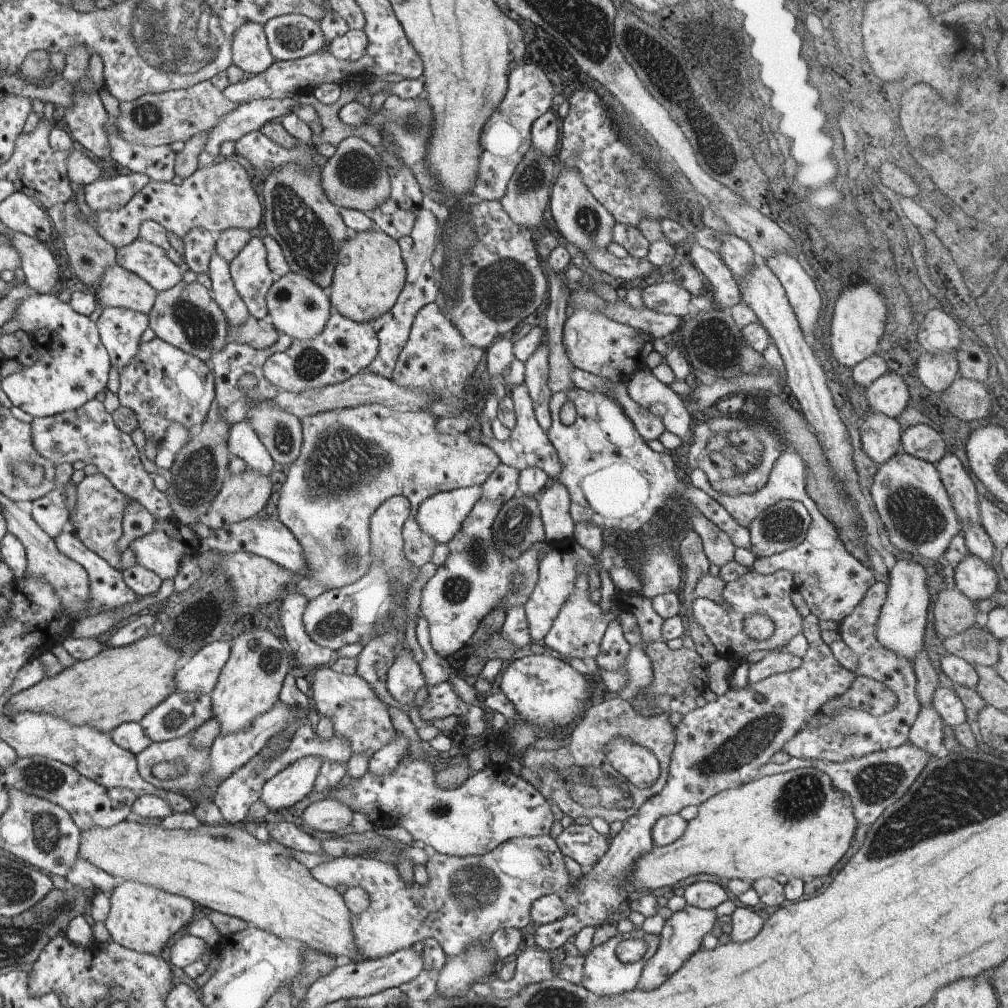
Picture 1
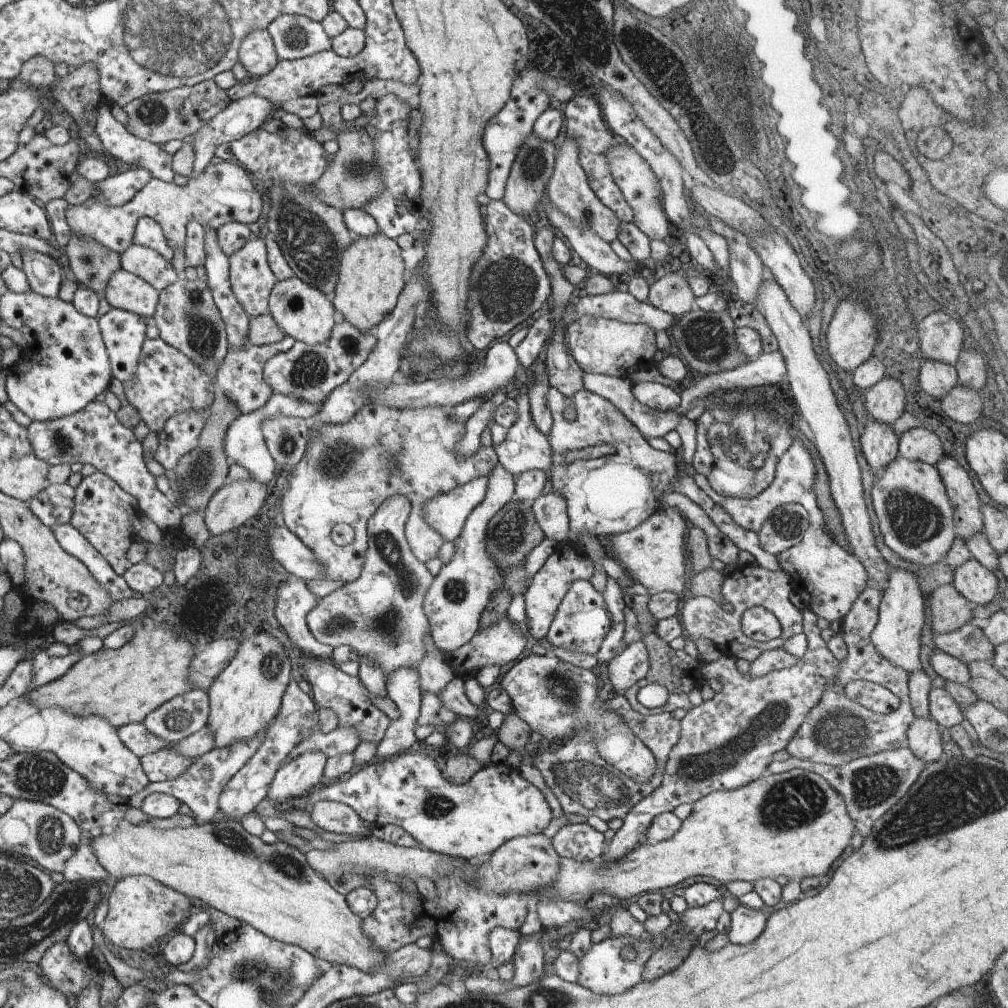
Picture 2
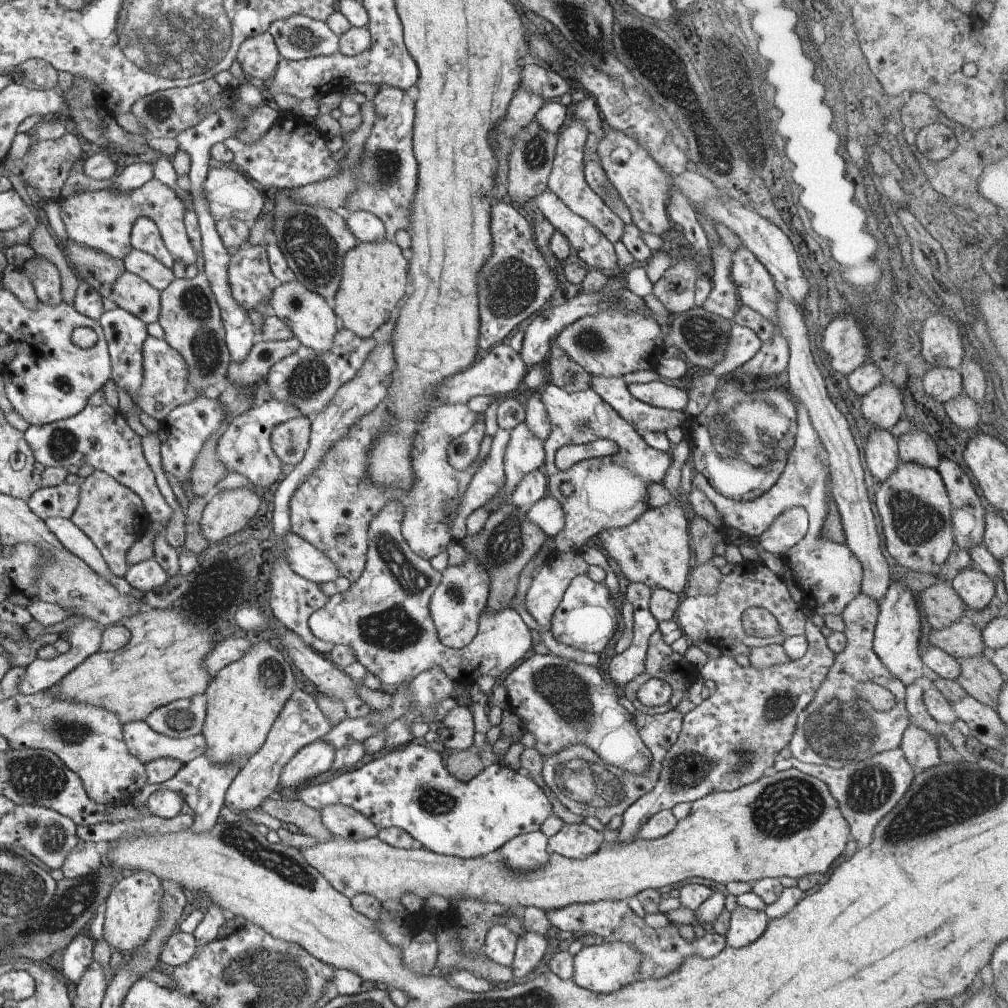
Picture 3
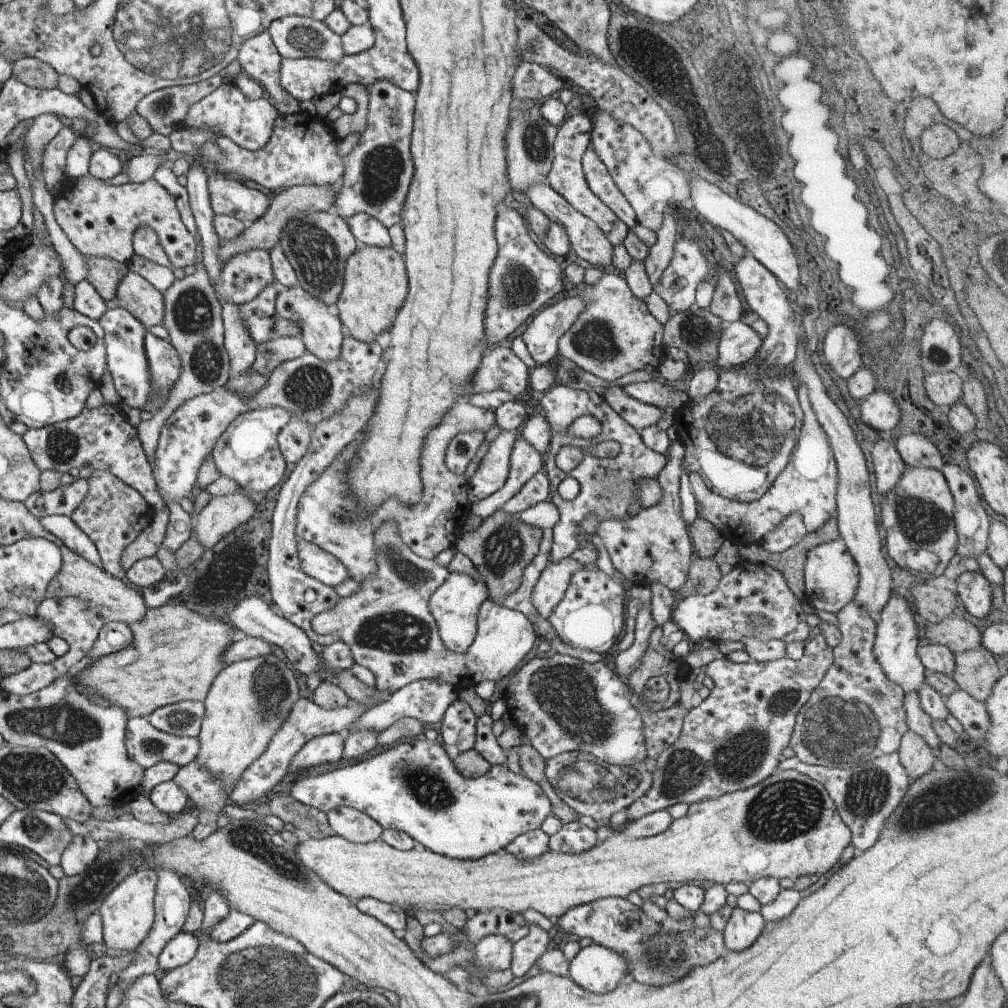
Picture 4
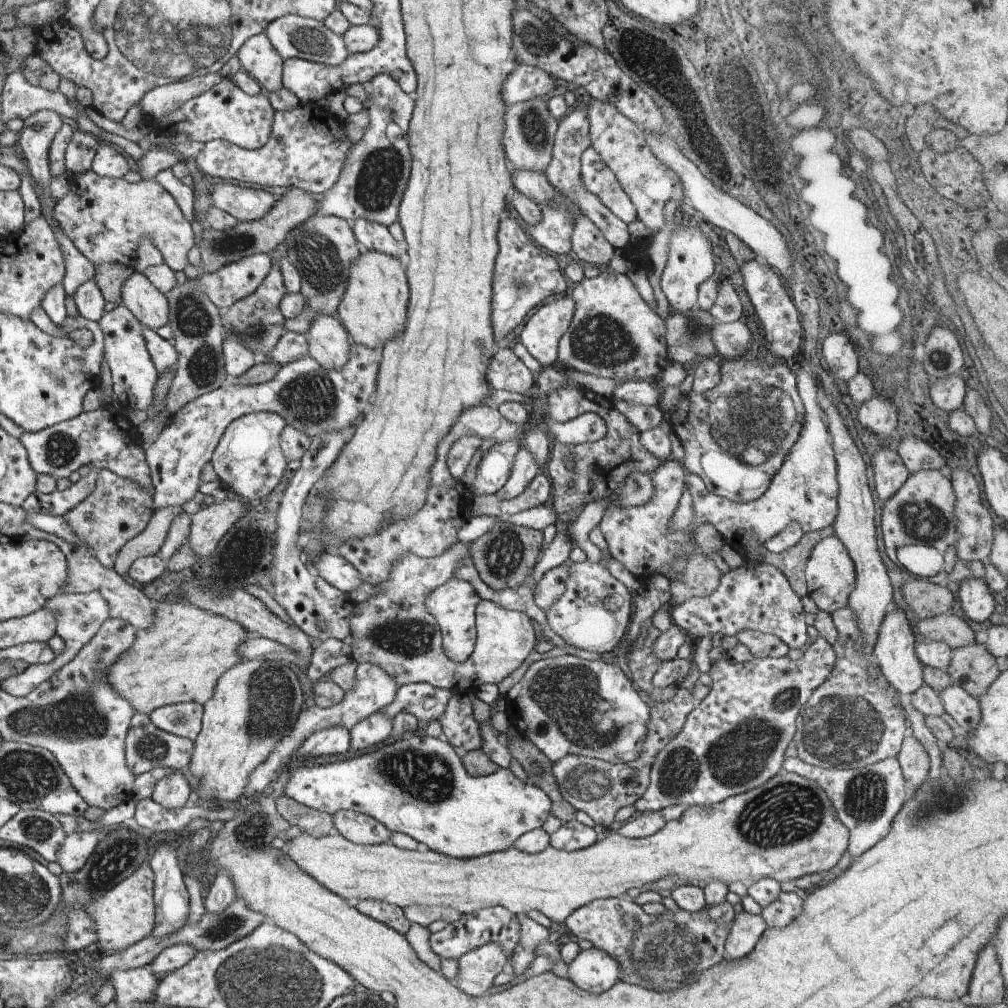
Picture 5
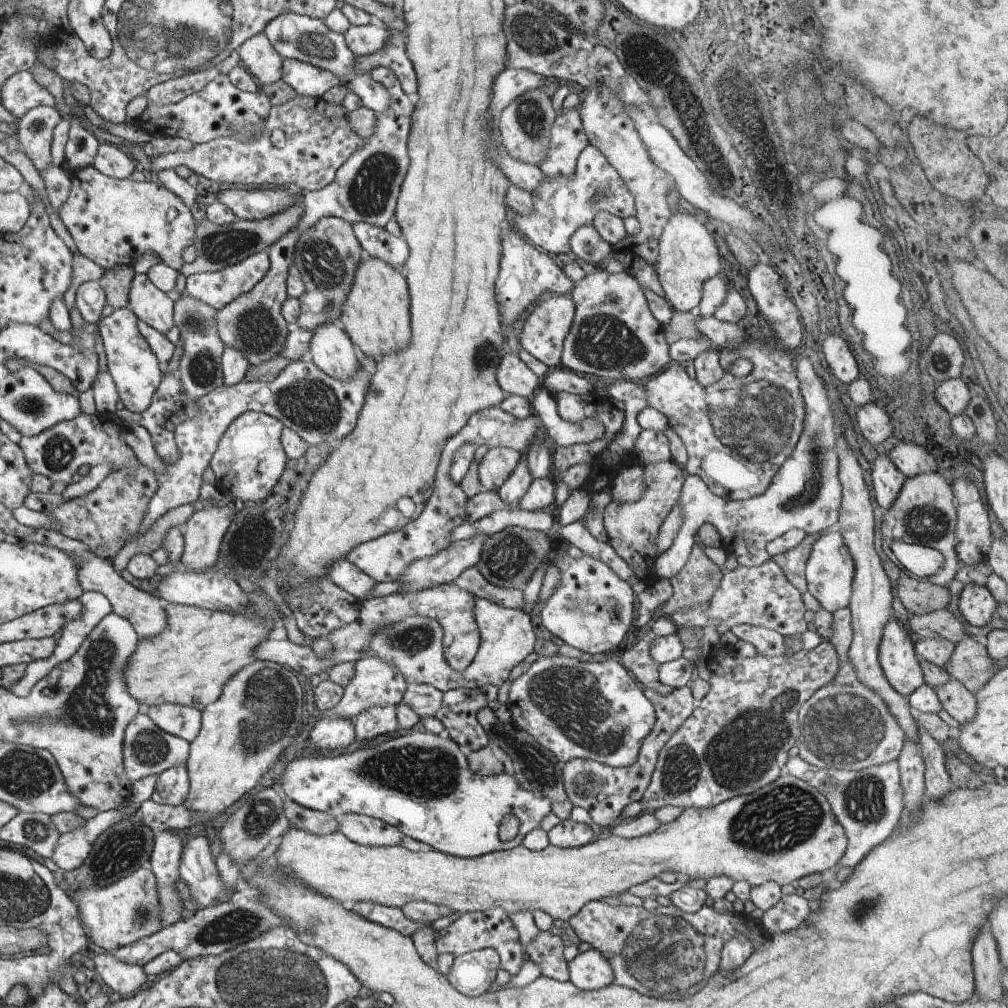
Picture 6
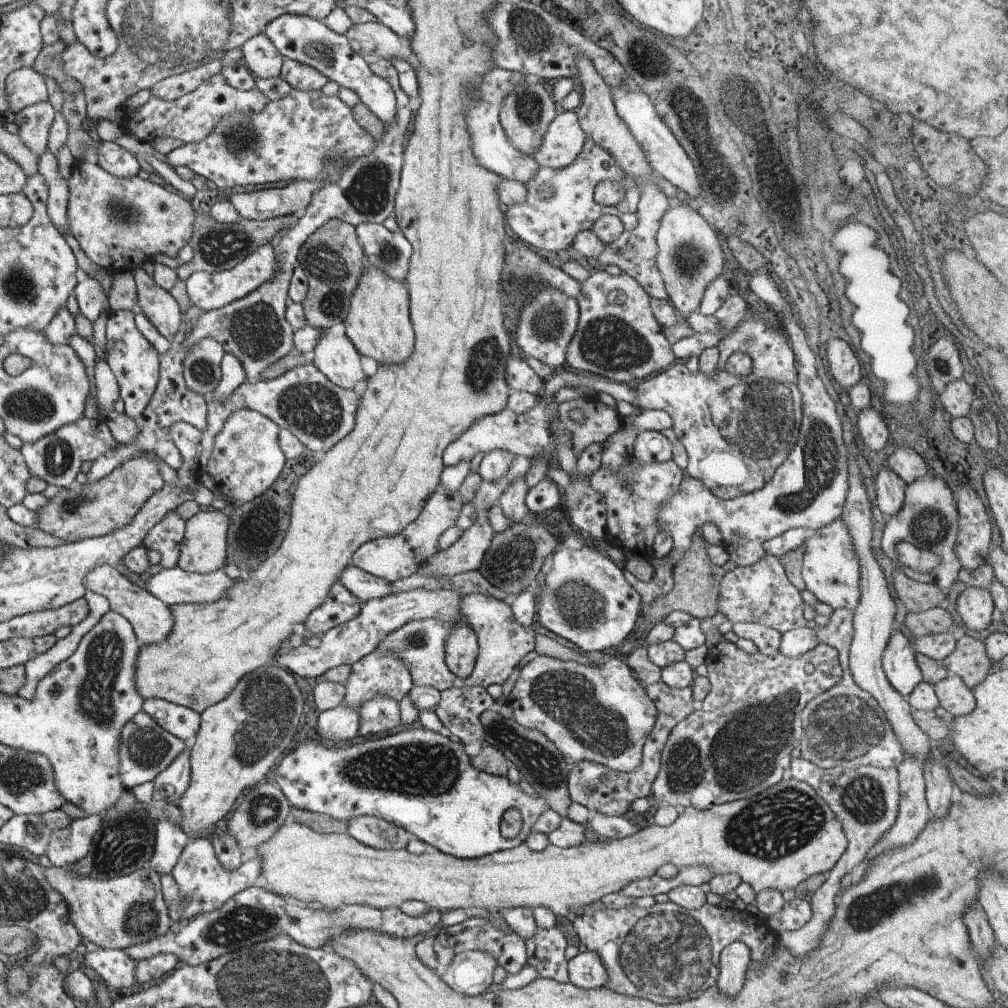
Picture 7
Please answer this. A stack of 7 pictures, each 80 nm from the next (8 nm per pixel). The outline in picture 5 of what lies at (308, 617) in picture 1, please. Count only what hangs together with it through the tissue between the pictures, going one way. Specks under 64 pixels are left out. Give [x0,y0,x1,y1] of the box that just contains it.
[346,540,539,694]

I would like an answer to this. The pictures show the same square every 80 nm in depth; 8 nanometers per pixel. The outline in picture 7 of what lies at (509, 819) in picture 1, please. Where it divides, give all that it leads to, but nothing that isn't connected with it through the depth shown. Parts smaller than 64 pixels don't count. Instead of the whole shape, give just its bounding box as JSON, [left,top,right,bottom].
[272,727,548,859]

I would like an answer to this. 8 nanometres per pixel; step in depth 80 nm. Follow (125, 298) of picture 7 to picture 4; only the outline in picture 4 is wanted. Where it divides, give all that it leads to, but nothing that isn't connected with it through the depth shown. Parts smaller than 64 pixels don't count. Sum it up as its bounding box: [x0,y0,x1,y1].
[83,257,130,301]

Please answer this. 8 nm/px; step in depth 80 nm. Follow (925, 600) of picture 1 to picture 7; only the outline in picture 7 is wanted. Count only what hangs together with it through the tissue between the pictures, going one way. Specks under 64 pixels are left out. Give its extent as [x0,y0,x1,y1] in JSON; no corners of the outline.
[882,630,923,699]

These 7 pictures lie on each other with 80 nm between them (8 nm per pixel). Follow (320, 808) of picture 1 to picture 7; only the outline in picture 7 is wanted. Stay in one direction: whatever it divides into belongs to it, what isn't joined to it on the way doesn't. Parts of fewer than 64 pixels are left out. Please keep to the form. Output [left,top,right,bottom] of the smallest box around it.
[347,815,414,849]

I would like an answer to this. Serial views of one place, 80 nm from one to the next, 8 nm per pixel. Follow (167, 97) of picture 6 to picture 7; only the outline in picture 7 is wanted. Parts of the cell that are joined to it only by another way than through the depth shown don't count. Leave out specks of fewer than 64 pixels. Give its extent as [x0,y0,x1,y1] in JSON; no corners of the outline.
[151,58,222,101]

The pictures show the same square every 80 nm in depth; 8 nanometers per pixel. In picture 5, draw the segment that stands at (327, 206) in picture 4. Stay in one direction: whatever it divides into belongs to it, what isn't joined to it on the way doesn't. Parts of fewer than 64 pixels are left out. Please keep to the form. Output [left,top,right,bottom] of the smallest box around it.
[184,187,319,280]

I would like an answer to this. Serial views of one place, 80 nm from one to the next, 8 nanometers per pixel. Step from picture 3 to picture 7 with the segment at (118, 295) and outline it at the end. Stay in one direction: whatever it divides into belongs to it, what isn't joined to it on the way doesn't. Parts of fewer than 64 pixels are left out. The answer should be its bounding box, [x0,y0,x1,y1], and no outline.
[133,269,184,341]

